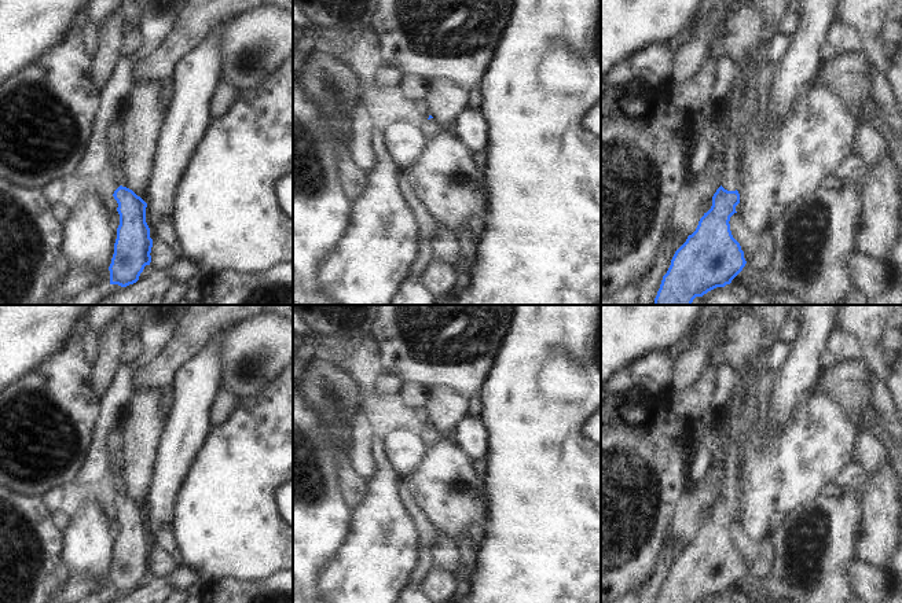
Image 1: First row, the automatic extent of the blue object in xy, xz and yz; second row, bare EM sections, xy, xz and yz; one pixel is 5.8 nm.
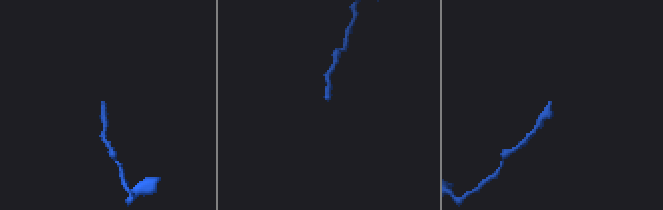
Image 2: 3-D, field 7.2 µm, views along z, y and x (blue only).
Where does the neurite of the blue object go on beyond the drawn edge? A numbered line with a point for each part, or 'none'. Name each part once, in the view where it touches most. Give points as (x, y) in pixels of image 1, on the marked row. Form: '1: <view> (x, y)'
1: yz (744, 43)

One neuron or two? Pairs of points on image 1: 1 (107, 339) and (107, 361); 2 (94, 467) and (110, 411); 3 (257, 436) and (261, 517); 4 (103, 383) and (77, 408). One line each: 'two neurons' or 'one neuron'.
1: one neuron
2: one neuron
3: one neuron
4: two neurons

